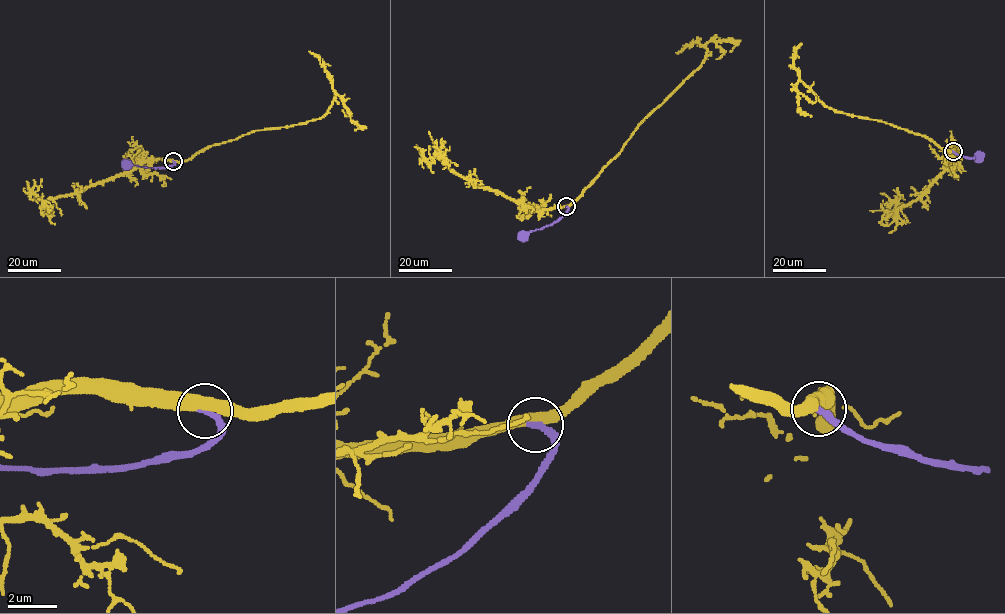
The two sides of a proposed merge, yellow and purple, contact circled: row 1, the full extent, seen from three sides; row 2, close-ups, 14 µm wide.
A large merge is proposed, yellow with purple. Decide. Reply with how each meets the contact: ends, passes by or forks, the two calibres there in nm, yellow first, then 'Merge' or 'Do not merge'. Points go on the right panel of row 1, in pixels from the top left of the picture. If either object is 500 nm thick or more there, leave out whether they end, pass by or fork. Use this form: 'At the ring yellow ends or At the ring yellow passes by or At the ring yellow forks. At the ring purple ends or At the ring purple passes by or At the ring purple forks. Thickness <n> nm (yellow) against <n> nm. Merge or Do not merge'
At the ring yellow passes by. At the ring purple ends. Thickness 440 nm (yellow) against 280 nm. Merge

